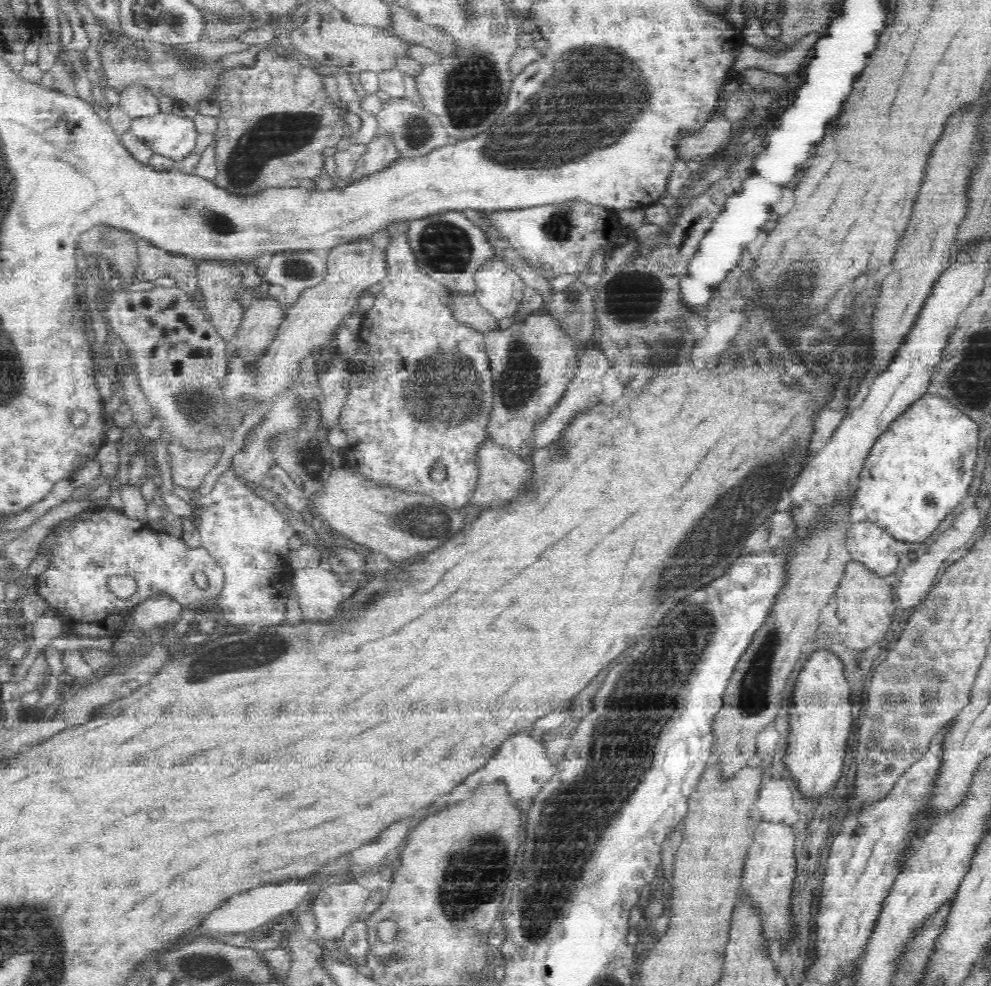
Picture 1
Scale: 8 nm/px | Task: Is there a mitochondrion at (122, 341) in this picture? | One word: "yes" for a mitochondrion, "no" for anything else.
no

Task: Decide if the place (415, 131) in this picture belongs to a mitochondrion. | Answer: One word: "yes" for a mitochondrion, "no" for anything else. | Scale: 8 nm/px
yes

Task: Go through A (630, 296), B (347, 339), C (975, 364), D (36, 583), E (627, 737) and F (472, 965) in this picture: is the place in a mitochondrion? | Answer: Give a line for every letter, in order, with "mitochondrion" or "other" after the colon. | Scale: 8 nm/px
A: mitochondrion
B: other
C: mitochondrion
D: other
E: mitochondrion
F: other

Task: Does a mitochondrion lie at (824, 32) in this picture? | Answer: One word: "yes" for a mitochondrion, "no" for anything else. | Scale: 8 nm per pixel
no

